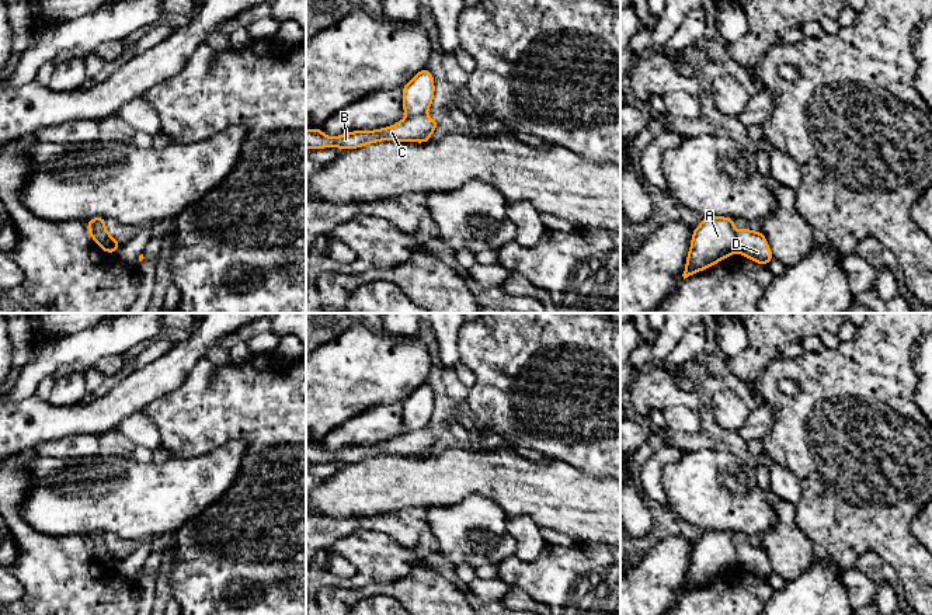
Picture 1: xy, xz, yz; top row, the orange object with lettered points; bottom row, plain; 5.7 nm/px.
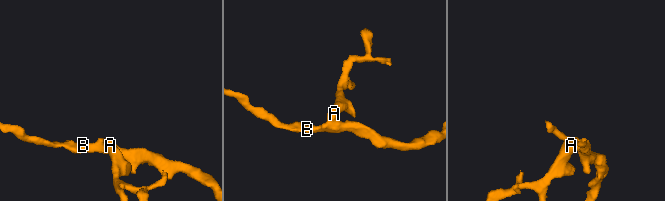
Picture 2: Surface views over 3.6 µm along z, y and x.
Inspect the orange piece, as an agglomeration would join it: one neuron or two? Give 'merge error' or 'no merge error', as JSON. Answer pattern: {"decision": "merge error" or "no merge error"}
{"decision": "merge error"}

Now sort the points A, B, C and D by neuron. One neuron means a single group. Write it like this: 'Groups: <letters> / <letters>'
Groups: A / B C D

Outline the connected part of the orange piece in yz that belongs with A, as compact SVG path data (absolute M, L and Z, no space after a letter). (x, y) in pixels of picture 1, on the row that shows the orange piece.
M703 216L702 223L693 230L691 249L686 258L684 279L698 271L737 253L737 232L734 219L723 216Z

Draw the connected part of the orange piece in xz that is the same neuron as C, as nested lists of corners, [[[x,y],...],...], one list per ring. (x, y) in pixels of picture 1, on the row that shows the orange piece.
[[[427,114],[406,117],[393,126],[380,128],[376,131],[355,131],[335,138],[326,136],[320,129],[306,129],[306,147],[321,149],[337,146],[344,149],[357,149],[379,140],[396,142],[428,142],[430,135],[437,129],[439,122],[430,118]]]

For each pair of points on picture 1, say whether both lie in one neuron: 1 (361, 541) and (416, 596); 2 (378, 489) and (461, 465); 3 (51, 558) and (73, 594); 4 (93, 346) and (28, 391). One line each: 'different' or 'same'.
1: different
2: same
3: same
4: same

